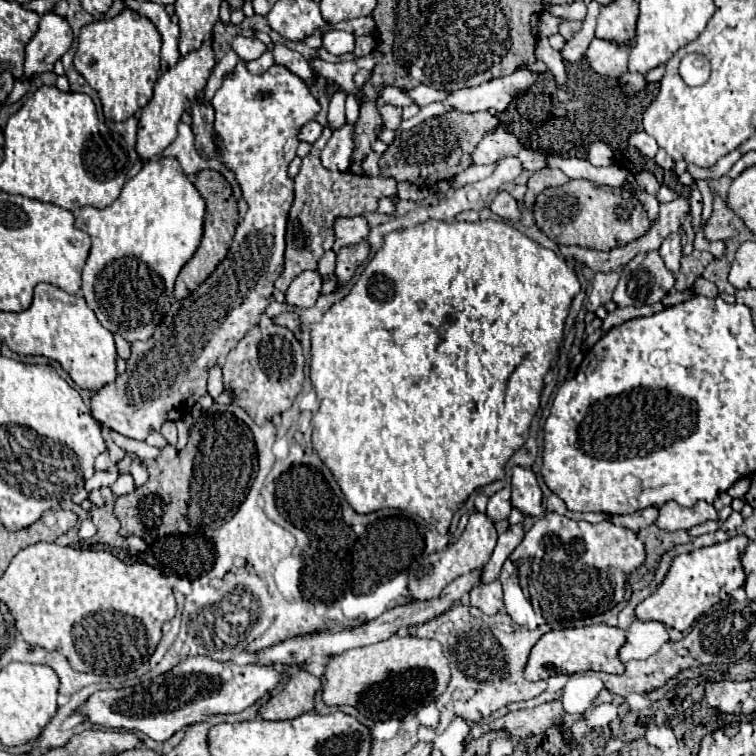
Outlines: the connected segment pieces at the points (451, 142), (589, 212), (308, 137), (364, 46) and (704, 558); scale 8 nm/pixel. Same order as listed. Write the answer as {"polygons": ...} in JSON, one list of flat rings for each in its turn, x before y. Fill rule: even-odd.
{"polygons":[[[450,110,442,116,434,116,418,126,396,134,394,142,380,156,380,174,384,178,394,178,396,182,410,182,420,188,432,186,436,180,452,180,458,172,464,172,470,166,470,154,474,146,494,130,498,118,490,112,462,114]],[[570,180,564,186,558,188,546,188,544,192,538,194,534,206,532,206,534,222,536,226,556,244,560,246,584,246,584,248,594,248,594,250,614,250,618,246,626,246,628,242,640,238,648,228,650,228,650,218,646,218,646,210,642,210,642,204,630,196,628,192,620,188,608,188,608,186,596,186,594,182,588,180]],[[312,120,312,122,308,122,308,124,302,126,298,138,304,140,304,142,308,142,308,144,314,144,314,142,320,138,320,134,322,134,322,126]],[[358,36,356,38,356,50,354,54,356,56,368,56,372,50,374,50,374,38,372,36]],[[734,536,714,546,702,546,694,552,678,554,672,560,668,574,662,580,662,584,656,588,656,592,636,606,634,610,636,618,642,622,656,620,676,630,688,630,700,614,708,612,720,600,730,598,730,592,744,584,746,576,740,564,740,552,744,550,746,544,748,538]]]}

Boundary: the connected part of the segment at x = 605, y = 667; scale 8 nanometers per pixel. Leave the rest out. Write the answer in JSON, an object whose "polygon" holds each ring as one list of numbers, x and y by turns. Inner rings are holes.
{"polygon":[[606,624,550,630,534,644,530,658,526,662,524,678,526,680,544,680,544,678,550,678,552,674,560,674,560,672,574,674,574,672,586,672,586,670,622,674,624,664,618,658,618,650,624,642,626,642,624,630,606,626]]}

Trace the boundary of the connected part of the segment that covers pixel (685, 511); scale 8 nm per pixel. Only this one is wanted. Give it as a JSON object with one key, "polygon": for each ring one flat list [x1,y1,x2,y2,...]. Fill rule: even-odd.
{"polygon":[[702,500,696,502,692,508,678,506,676,502,666,502,664,506,658,508,658,518,654,524,660,530,674,532,674,530,690,530,692,526,698,526,702,522,716,520,716,518,718,518,718,512,714,510,714,506]]}

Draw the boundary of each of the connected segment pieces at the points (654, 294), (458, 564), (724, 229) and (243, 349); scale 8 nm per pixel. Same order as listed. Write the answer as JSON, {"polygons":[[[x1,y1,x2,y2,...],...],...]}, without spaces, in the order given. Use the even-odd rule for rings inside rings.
{"polygons":[[[646,252,632,258,614,290,616,306,646,306,674,288,674,274,666,270,658,252]],[[484,512,470,514,466,530,462,532,462,536,454,544,450,544,442,552,428,554,418,566,412,566,410,568,410,582,408,582,408,586,410,586,412,598,414,600,430,600,430,598,436,598,436,596,440,596,440,592,444,590,444,586,450,584,452,580,456,580,458,576,470,572,474,568,482,568,490,560,490,554,492,554,492,550,496,546,496,538,498,538,496,526,488,518,488,514,484,514]],[[714,198,714,212,712,212,712,218,708,220,706,228,704,228,704,234,708,240,726,240,726,238,732,238,738,234,738,230,734,226,728,224,728,220,734,218,736,224,740,224,740,220,734,216,734,212,720,200,720,198]],[[274,324,254,326,240,340,240,344,234,350,230,350,222,370,224,370,224,388,226,388,226,392,232,394,232,402,236,406,244,408,250,414,250,418,260,426,264,422,268,422,274,414,288,410,292,406,294,398,298,396,298,392,302,390,302,384,304,384,304,356,302,356,300,342,296,340,296,336,288,328,274,326]]]}

